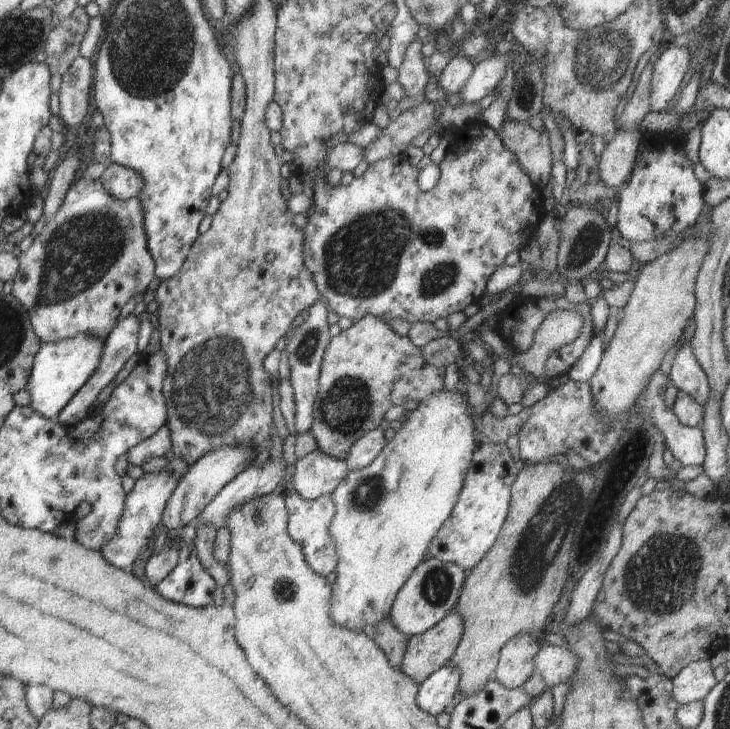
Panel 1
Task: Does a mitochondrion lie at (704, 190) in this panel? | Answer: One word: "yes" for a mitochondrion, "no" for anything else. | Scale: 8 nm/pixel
no

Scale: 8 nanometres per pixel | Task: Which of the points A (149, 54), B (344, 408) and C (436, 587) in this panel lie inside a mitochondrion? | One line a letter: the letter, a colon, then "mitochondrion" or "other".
A: mitochondrion
B: mitochondrion
C: mitochondrion

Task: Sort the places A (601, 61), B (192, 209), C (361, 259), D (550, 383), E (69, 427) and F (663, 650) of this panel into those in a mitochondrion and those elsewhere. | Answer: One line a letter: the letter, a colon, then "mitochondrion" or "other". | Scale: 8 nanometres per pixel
A: mitochondrion
B: other
C: mitochondrion
D: other
E: other
F: other

